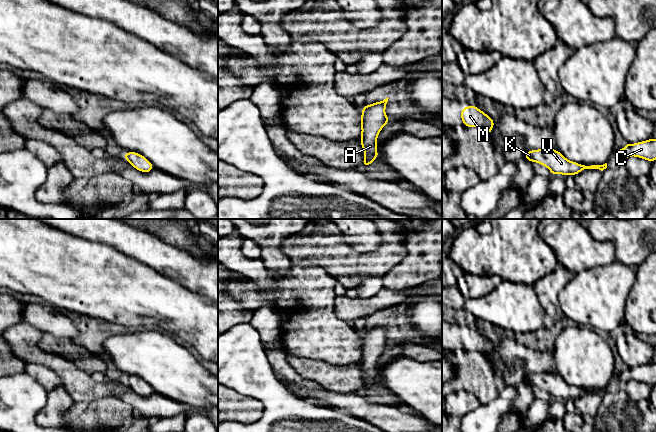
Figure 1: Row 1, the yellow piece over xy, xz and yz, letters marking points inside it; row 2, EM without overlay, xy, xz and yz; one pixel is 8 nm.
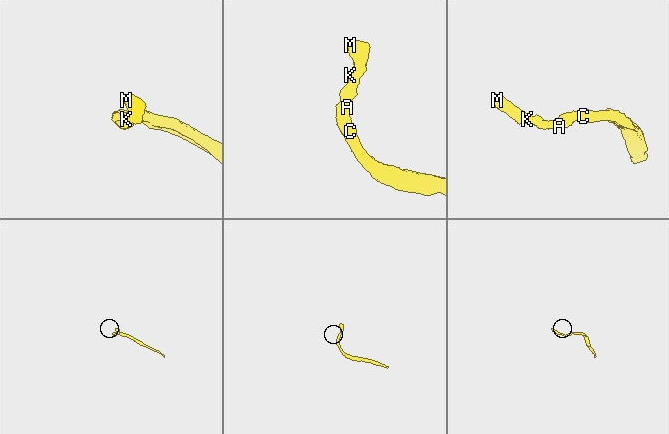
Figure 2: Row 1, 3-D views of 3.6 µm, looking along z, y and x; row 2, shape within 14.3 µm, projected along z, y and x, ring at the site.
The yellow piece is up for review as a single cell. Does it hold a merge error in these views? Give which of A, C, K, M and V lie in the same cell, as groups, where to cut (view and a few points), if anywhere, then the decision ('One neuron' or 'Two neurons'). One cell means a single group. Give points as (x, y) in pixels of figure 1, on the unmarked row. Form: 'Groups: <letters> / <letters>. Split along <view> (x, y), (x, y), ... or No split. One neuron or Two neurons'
Groups: A C K M V. No split. One neuron

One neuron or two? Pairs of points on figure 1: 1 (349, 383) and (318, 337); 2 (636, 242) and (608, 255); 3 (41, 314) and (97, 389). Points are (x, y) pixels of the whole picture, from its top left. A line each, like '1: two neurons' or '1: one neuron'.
1: two neurons
2: two neurons
3: two neurons

